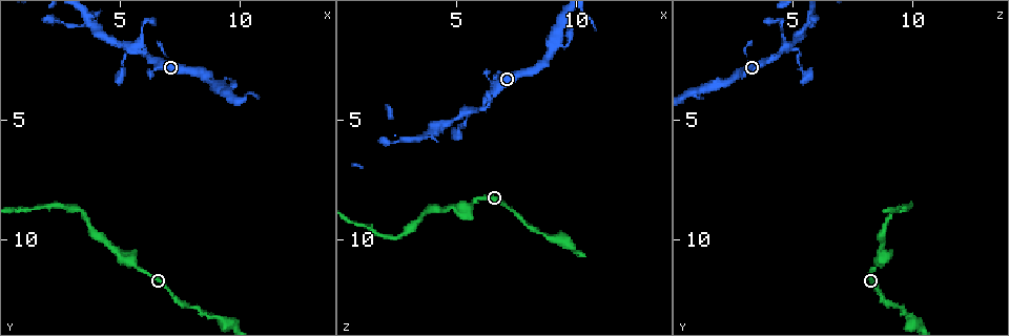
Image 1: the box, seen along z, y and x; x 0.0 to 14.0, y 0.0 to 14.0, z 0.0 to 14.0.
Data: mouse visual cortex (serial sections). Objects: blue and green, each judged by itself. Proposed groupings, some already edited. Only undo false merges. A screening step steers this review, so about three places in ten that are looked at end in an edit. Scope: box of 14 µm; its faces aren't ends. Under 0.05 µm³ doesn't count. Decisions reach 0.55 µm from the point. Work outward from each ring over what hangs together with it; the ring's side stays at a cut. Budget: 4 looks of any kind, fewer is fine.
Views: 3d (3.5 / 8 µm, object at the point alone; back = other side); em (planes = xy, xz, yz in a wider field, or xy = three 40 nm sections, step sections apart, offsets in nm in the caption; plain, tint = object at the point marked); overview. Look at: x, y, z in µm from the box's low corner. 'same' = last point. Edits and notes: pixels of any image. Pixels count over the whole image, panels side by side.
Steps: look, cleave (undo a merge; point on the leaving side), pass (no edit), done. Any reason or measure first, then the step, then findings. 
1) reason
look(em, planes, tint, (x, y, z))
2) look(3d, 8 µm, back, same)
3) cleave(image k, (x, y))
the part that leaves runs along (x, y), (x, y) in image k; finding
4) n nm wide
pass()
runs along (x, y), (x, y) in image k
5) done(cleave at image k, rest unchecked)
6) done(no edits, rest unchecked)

a fork
look(3d, 3.5 µm, (5.4, 2.0, 4.7))

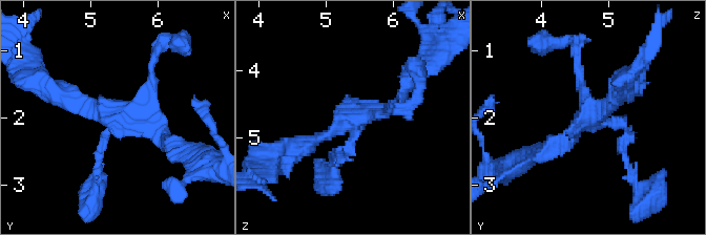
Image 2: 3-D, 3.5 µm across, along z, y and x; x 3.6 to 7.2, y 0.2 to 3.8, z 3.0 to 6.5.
3 arms; arms of 150, 200, 200 nm
look(em, xy, step 5, tint, (5.45, 1.95, 4.70))

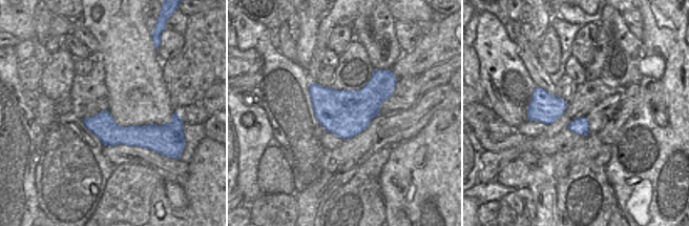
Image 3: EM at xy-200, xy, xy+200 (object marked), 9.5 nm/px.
pass()
runs along (85, 122), (111, 135), (157, 130) in image 3; one cell here

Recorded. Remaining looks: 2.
side arm on a straight run
look(3d, 8 µm, (3.6, 0.9, 5.7))

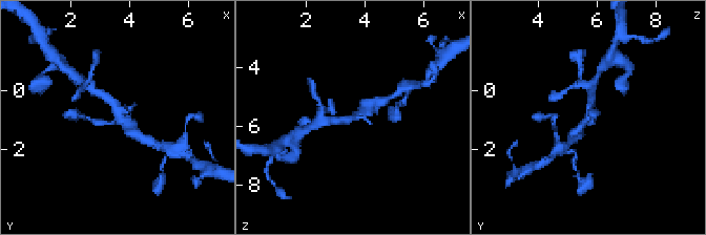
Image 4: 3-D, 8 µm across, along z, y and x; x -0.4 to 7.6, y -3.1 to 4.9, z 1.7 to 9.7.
need the tissue
look(em, planes, tint, (3.6, 0.9, 5.7))

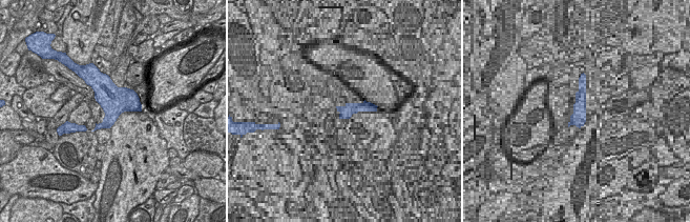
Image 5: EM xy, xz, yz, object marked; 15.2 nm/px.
pass()
runs along (138, 136), (101, 94) in image 4; all the same cell

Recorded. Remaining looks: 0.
done(no edits, rest unchecked)

